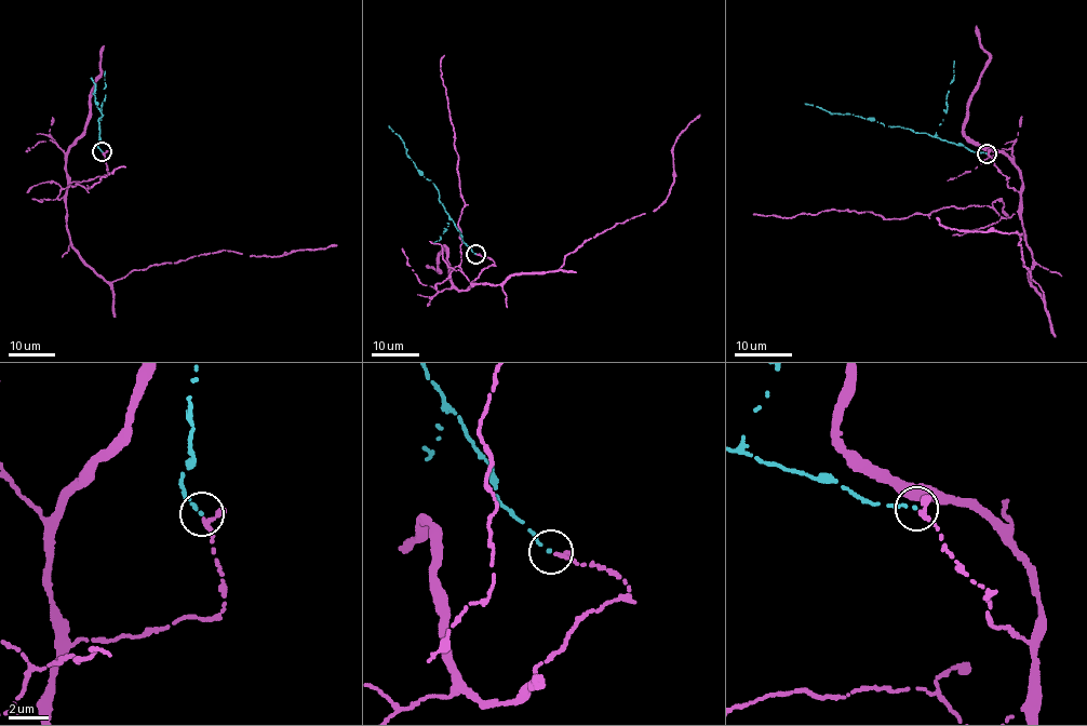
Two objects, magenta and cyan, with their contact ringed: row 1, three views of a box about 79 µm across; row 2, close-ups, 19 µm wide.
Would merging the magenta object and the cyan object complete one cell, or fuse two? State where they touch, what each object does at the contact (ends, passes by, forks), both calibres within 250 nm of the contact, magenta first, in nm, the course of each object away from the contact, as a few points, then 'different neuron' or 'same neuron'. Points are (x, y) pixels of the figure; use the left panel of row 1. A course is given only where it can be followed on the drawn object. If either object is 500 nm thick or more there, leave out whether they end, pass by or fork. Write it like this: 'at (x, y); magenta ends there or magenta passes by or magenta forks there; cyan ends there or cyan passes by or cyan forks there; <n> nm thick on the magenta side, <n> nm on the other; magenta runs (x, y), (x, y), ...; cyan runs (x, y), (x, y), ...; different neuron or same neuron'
at (102, 151); magenta passes by; cyan ends there; 190 nm thick on the magenta side, 130 nm on the other; magenta runs (102, 152), (107, 175), (67, 189), (66, 228), (78, 255), (109, 282), (226, 250), (268, 256), (337, 244); cyan runs (102, 152), (97, 143), (101, 140), (98, 118), (103, 115), (96, 106), (93, 93), (95, 83), (91, 77); same neuron

